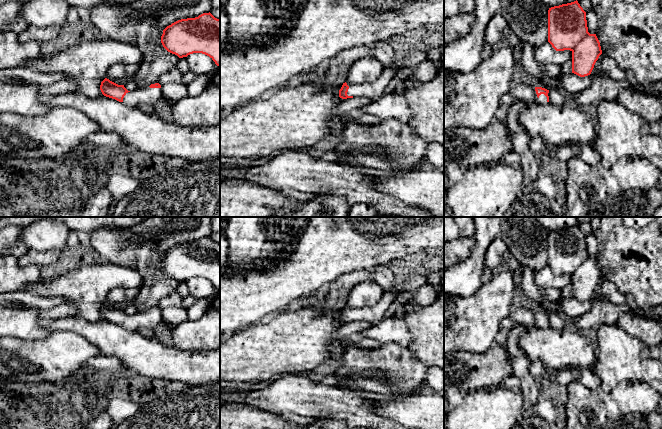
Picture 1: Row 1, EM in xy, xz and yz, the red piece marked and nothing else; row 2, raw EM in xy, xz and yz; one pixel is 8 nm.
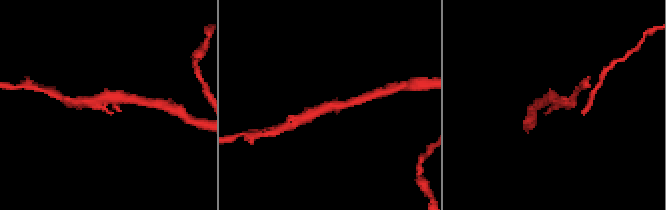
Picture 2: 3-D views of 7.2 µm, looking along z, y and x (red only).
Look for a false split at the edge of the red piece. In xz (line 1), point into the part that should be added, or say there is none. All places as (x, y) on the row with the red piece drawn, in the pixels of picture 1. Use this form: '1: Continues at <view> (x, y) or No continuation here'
1: Continues at xz (374, 91)

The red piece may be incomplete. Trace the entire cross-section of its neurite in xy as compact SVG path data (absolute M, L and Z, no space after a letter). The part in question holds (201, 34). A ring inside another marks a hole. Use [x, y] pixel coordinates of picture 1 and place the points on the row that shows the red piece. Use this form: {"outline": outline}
{"outline": "M209 12L178 20L163 30L161 43L179 58L202 53L220 66L220 19Z"}

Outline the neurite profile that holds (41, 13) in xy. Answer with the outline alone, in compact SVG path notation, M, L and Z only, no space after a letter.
M30 0L23 4L20 16L29 25L62 27L71 8L65 0Z

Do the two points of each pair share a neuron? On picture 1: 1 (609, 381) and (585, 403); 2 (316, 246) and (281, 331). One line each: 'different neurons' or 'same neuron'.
1: different neurons
2: different neurons

